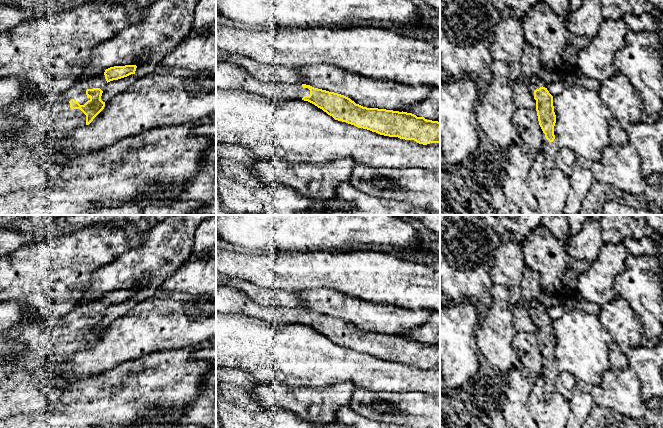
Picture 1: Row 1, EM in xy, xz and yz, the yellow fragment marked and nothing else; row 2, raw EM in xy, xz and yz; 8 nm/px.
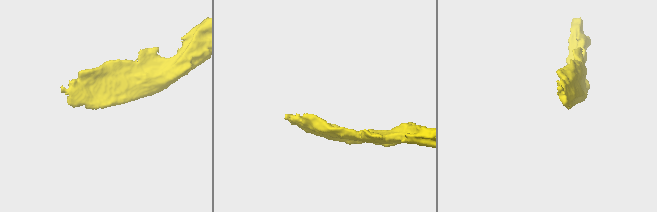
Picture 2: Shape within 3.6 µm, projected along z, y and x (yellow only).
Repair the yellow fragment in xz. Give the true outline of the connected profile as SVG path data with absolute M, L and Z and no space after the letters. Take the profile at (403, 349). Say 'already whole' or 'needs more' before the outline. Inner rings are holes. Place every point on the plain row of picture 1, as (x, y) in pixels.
needs more; M216 287L216 311L244 314L271 323L304 324L322 333L335 344L380 359L414 364L423 369L440 367L438 345L427 344L403 335L363 331L344 319L306 308L263 306L233 288Z

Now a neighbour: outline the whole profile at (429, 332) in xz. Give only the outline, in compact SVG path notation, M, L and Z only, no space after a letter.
M434 312L422 326L405 336L440 346L440 312Z

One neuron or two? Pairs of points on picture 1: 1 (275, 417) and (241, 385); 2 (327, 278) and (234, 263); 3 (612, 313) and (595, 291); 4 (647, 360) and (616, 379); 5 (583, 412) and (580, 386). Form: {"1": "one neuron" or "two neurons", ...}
{"1": "one neuron", "2": "one neuron", "3": "two neurons", "4": "two neurons", "5": "one neuron"}

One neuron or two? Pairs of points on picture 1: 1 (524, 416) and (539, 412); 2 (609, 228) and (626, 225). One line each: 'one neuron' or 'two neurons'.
1: two neurons
2: one neuron

